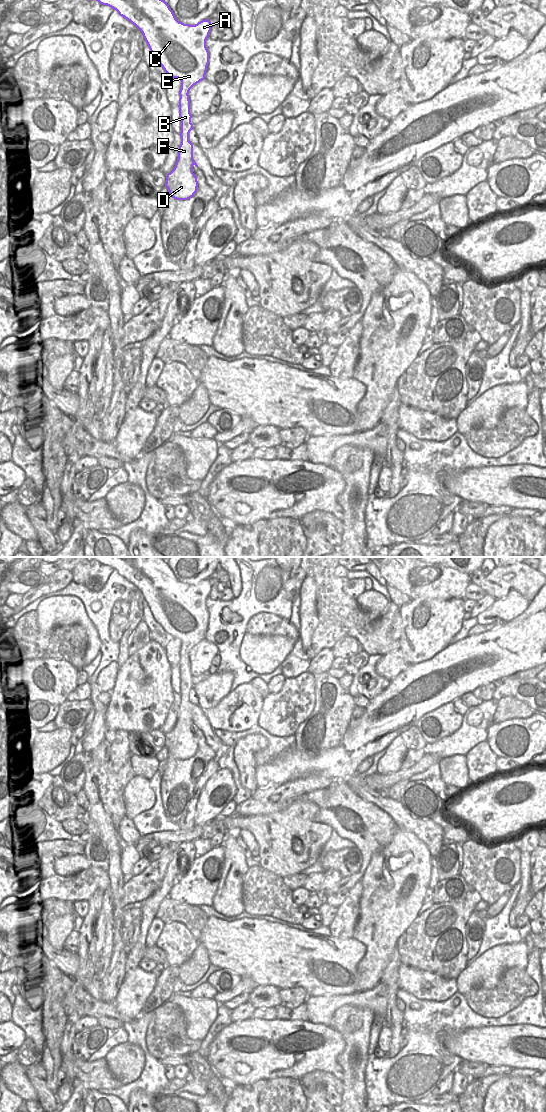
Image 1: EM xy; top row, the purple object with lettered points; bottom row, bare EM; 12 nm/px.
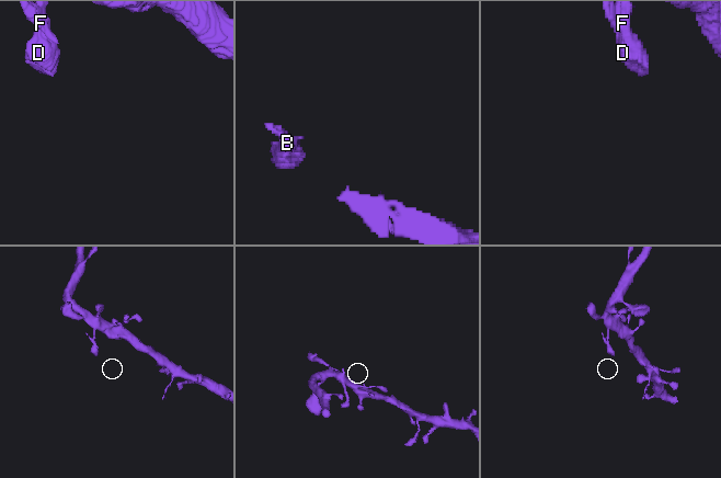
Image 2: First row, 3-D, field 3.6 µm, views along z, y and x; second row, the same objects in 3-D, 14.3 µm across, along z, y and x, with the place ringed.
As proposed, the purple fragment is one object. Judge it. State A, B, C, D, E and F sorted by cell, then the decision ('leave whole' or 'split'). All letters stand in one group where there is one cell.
A C E / B D F; split

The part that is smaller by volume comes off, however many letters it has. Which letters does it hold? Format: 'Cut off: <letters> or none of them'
Cut off: B, D, F

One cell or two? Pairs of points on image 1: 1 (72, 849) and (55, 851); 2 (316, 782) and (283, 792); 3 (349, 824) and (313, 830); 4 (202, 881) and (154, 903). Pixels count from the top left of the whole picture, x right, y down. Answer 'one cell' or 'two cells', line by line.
1: one cell
2: one cell
3: two cells
4: two cells

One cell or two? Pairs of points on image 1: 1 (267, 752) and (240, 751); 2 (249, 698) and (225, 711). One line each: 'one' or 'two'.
1: two
2: one

